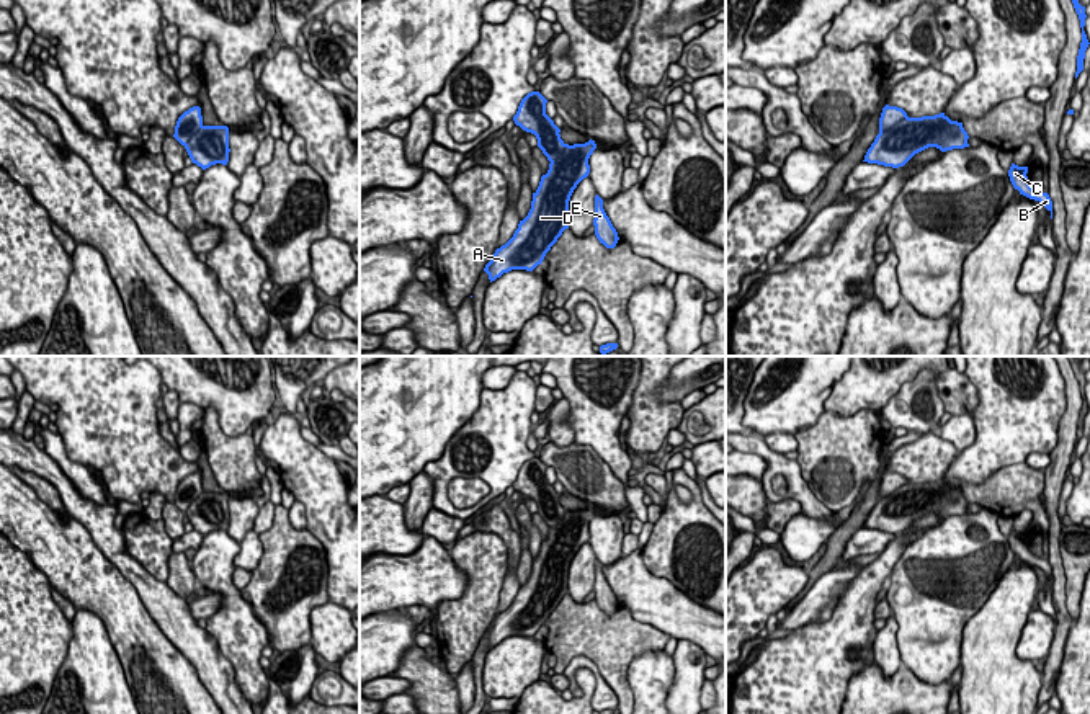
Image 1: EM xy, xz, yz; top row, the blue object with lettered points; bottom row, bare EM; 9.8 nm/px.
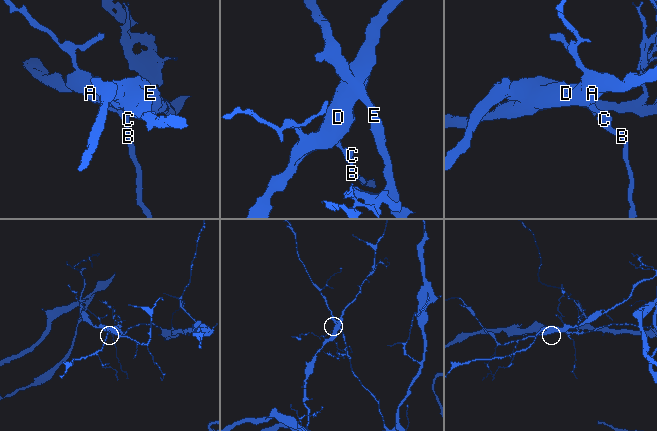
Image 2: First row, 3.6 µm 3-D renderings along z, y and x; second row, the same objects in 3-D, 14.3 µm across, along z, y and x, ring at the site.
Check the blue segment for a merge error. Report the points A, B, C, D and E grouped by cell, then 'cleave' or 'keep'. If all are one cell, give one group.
A B C D / E | cleave

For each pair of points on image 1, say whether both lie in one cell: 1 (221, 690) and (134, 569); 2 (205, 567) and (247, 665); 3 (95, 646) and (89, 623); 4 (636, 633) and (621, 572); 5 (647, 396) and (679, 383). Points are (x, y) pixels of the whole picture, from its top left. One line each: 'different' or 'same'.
1: same
2: same
3: same
4: different
5: different

